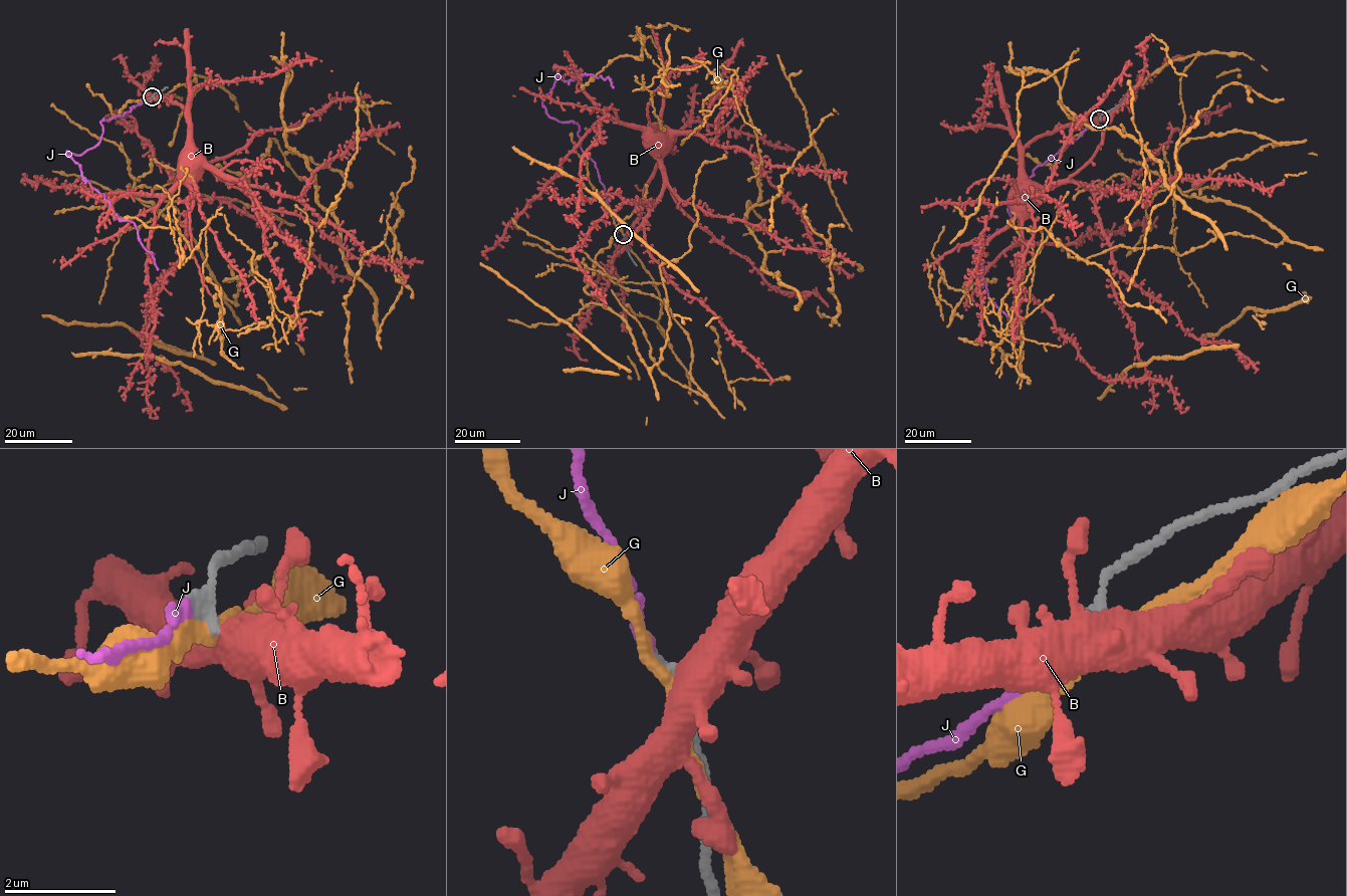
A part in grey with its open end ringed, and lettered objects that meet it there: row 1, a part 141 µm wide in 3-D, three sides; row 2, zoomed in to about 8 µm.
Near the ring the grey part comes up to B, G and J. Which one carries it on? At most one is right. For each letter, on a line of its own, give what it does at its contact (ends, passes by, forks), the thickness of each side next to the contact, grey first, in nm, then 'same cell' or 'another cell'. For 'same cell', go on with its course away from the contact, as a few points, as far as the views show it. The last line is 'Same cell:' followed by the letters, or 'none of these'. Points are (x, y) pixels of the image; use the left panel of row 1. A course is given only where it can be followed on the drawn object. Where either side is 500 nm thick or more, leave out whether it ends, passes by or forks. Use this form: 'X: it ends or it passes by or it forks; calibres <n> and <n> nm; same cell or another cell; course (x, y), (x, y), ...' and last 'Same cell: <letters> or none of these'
B: it passes by; calibres 260 and 480 nm; another cell
G: it passes by; calibres 280 and 240 nm; another cell
J: it ends; calibres 260 and 200 nm; same cell; course (153, 96), (121, 117), (103, 118), (95, 146), (67, 155), (114, 214), (133, 222), (158, 270)
Same cell: J

